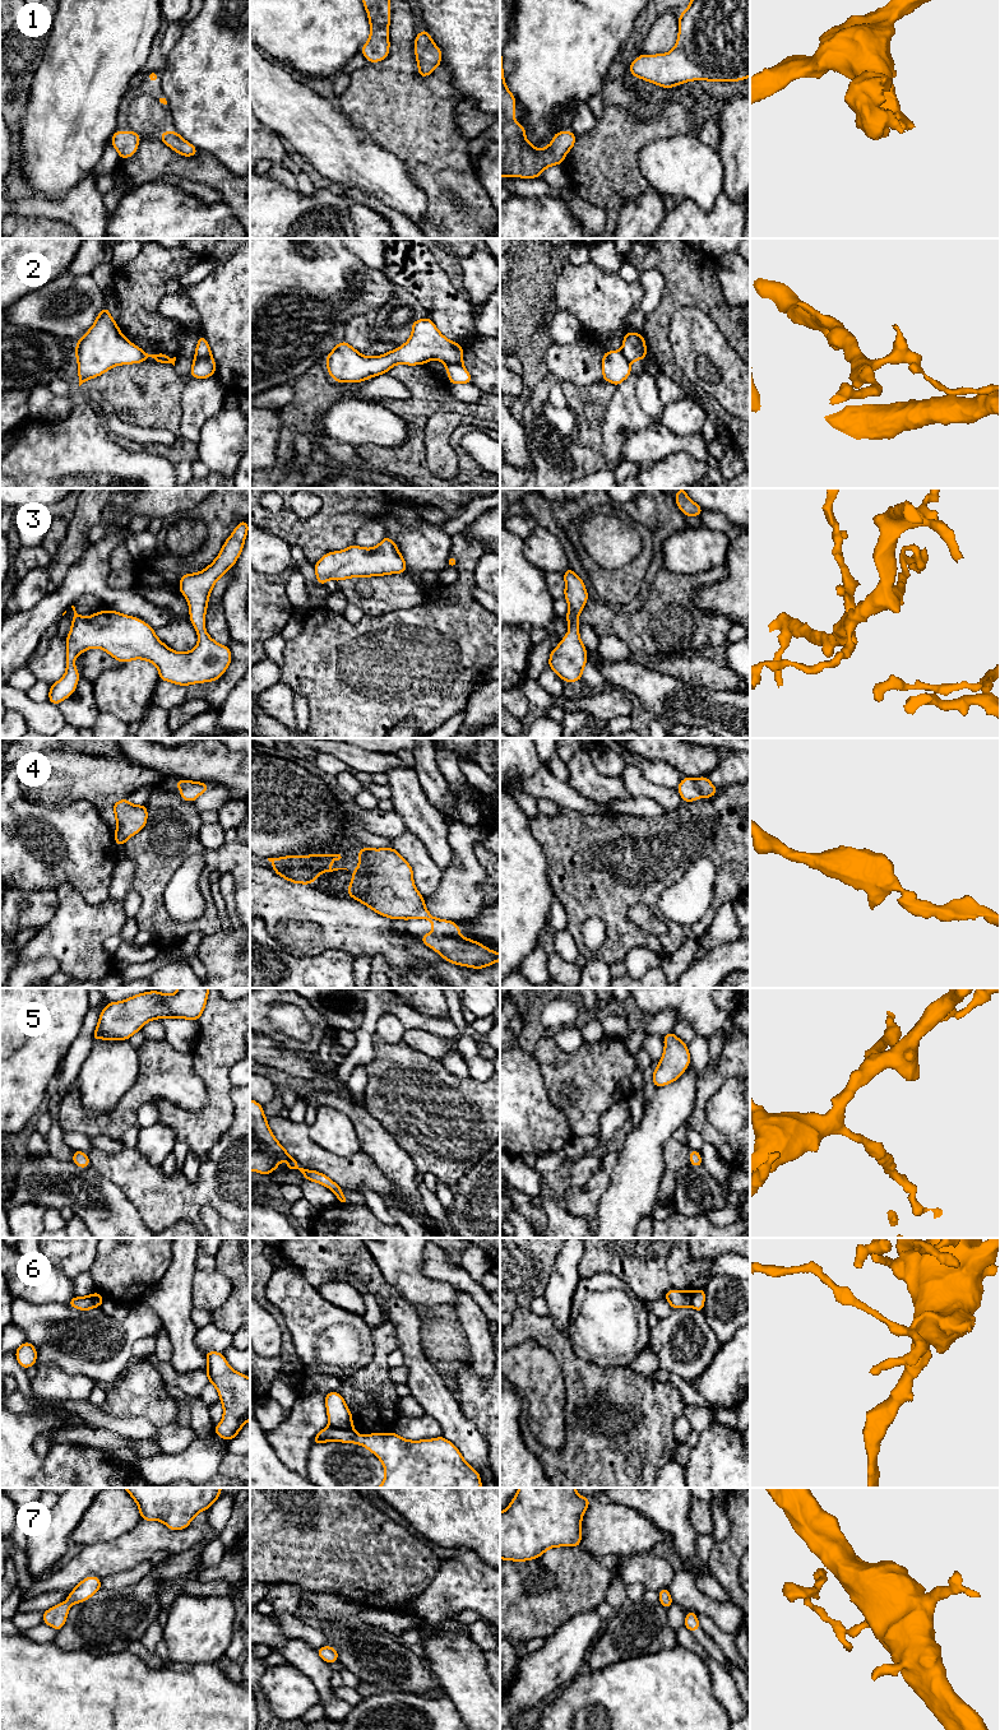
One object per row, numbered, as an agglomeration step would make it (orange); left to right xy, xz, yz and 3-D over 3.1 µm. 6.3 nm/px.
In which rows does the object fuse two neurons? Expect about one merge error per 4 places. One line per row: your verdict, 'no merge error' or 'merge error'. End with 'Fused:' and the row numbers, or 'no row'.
1: no merge error
2: merge error
3: no merge error
4: no merge error
5: no merge error
6: merge error
7: no merge error
Fused: 2, 6

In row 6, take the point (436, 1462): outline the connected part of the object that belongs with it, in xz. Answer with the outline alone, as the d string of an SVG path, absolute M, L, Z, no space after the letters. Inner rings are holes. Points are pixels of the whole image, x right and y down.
M328 1425L312 1439L356 1443L370 1450L384 1465L385 1478L378 1488L481 1488L477 1470L443 1436L408 1441L393 1433L360 1436L353 1428Z

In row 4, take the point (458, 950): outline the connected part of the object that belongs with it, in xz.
M362 848L357 852L360 861L357 869L351 869L353 880L348 882L347 895L367 905L375 913L395 919L429 919L432 923L432 932L426 933L420 940L434 951L440 954L444 960L454 965L463 965L474 969L482 969L500 961L500 954L486 949L482 943L460 936L460 928L455 922L432 917L413 883L413 869L409 863L394 848Z

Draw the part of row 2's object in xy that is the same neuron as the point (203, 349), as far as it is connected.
M199 334L198 345L194 357L212 357L209 344L202 334Z

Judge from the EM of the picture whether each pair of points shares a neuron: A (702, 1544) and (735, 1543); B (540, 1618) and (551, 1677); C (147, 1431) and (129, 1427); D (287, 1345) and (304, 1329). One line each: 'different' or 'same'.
A: different
B: different
C: same
D: different

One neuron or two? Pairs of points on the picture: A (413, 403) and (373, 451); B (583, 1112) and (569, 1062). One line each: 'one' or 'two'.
A: one
B: one

